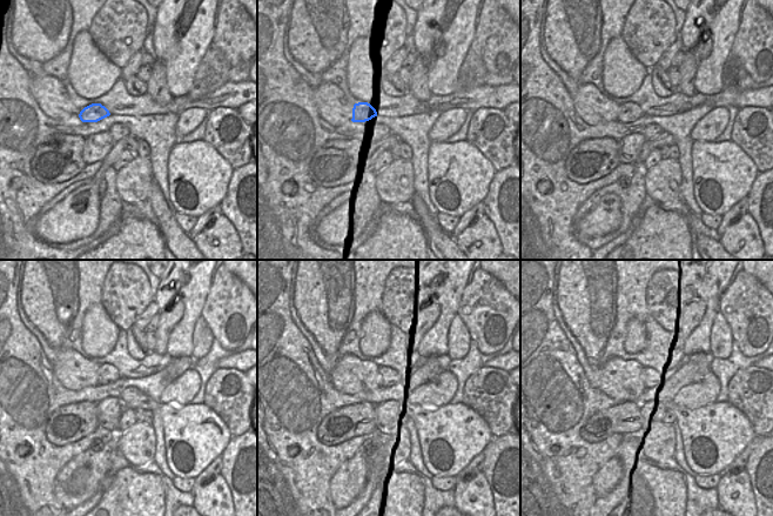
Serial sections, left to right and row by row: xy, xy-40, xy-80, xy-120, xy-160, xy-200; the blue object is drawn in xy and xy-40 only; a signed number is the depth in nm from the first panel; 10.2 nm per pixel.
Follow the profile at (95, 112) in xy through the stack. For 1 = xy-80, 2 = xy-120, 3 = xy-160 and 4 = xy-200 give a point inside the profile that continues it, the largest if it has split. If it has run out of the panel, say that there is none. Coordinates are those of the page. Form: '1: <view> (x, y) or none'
1: xy-80 (629, 112)
2: xy-120 (107, 373)
3: xy-160 (388, 376)
4: xy-200 (651, 376)

